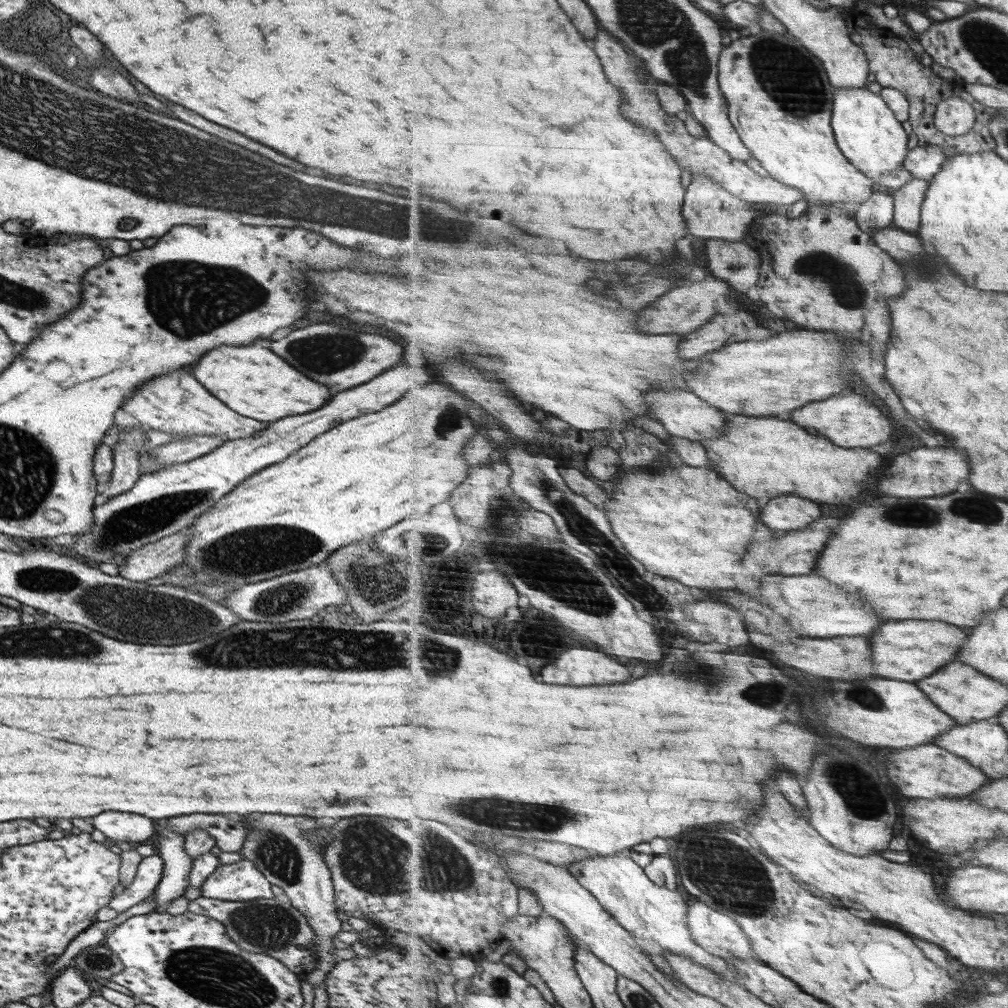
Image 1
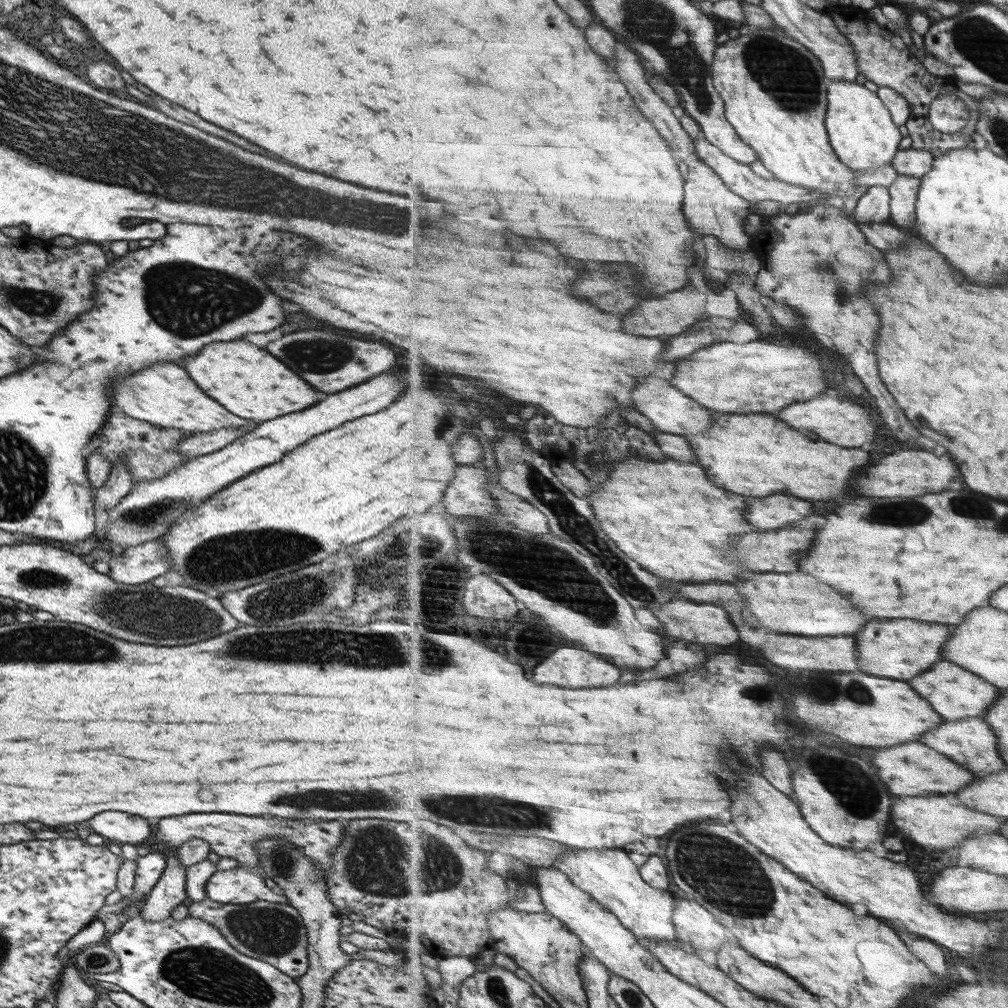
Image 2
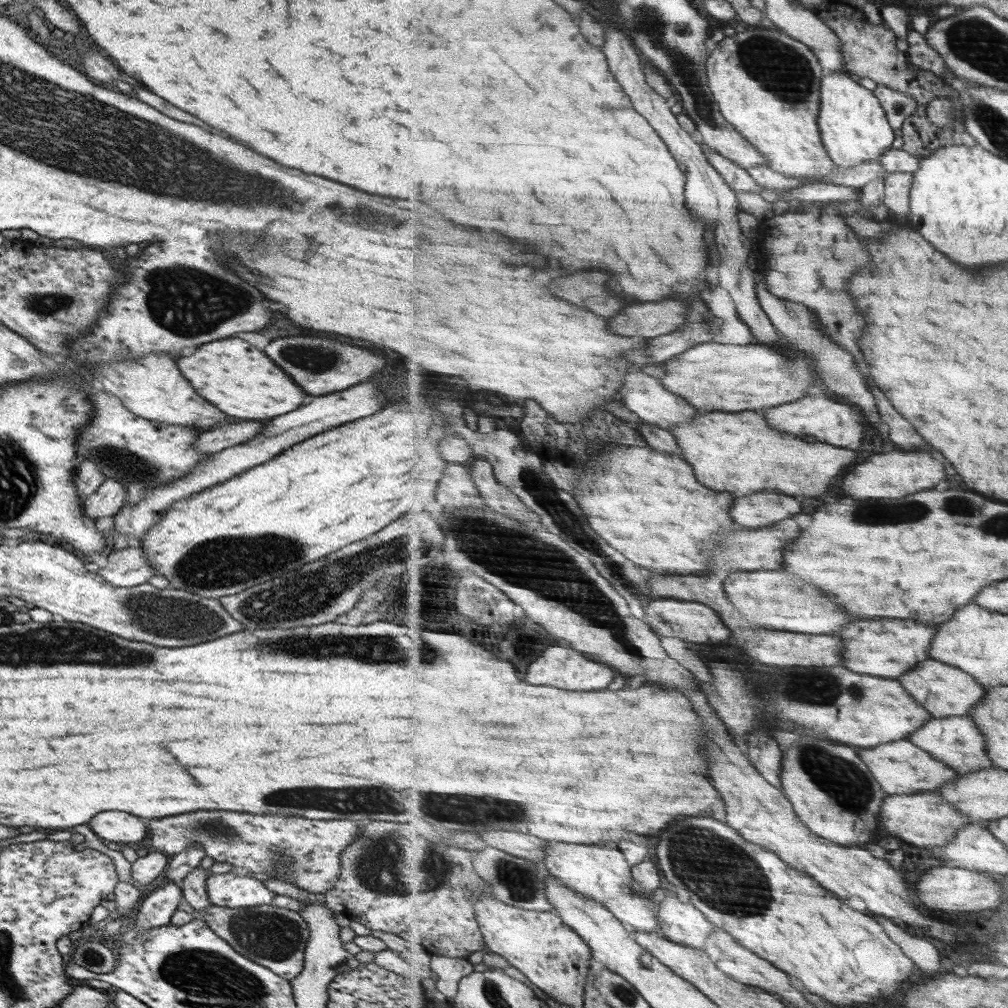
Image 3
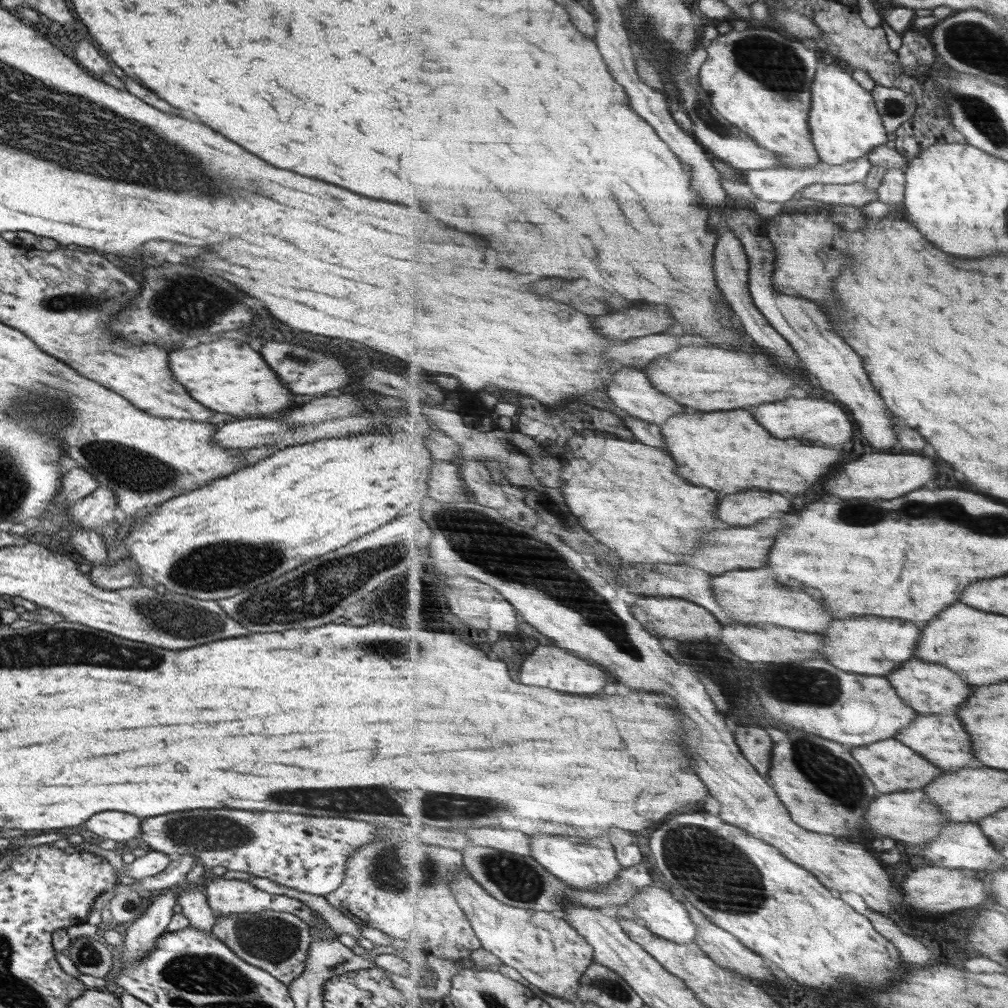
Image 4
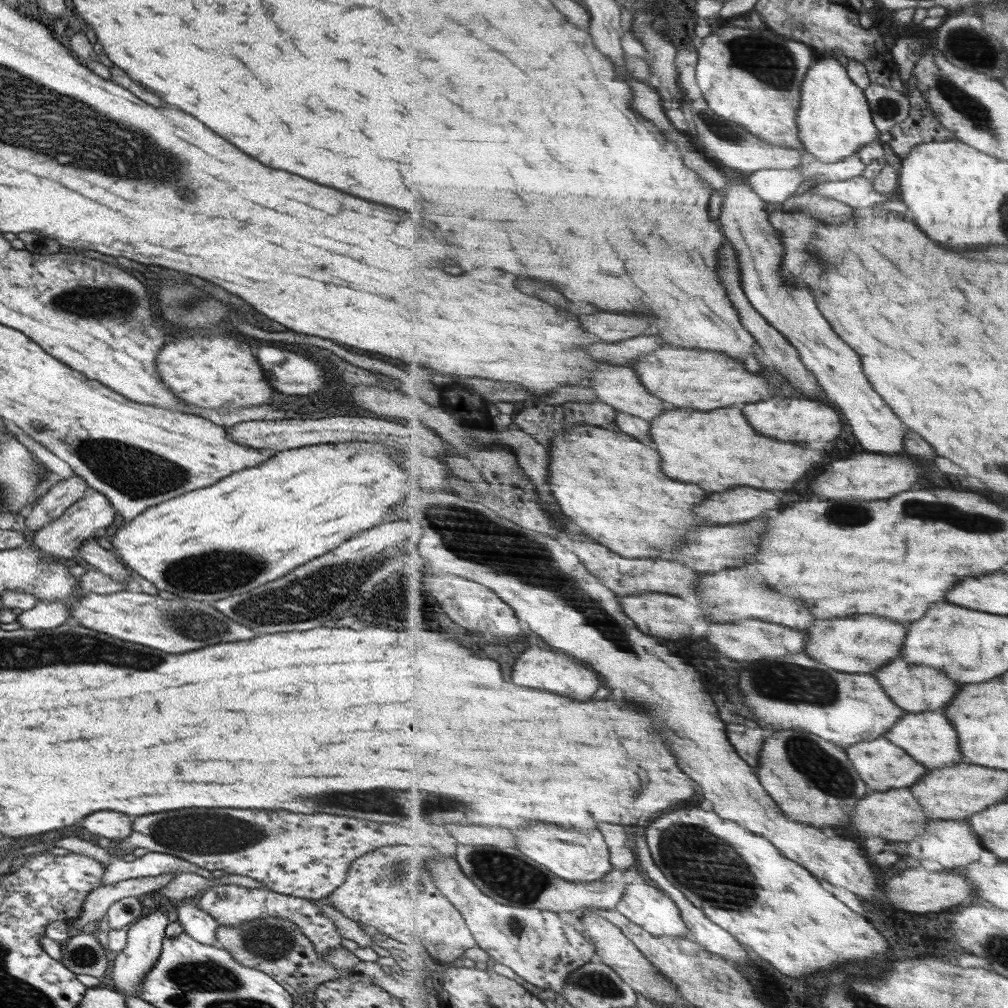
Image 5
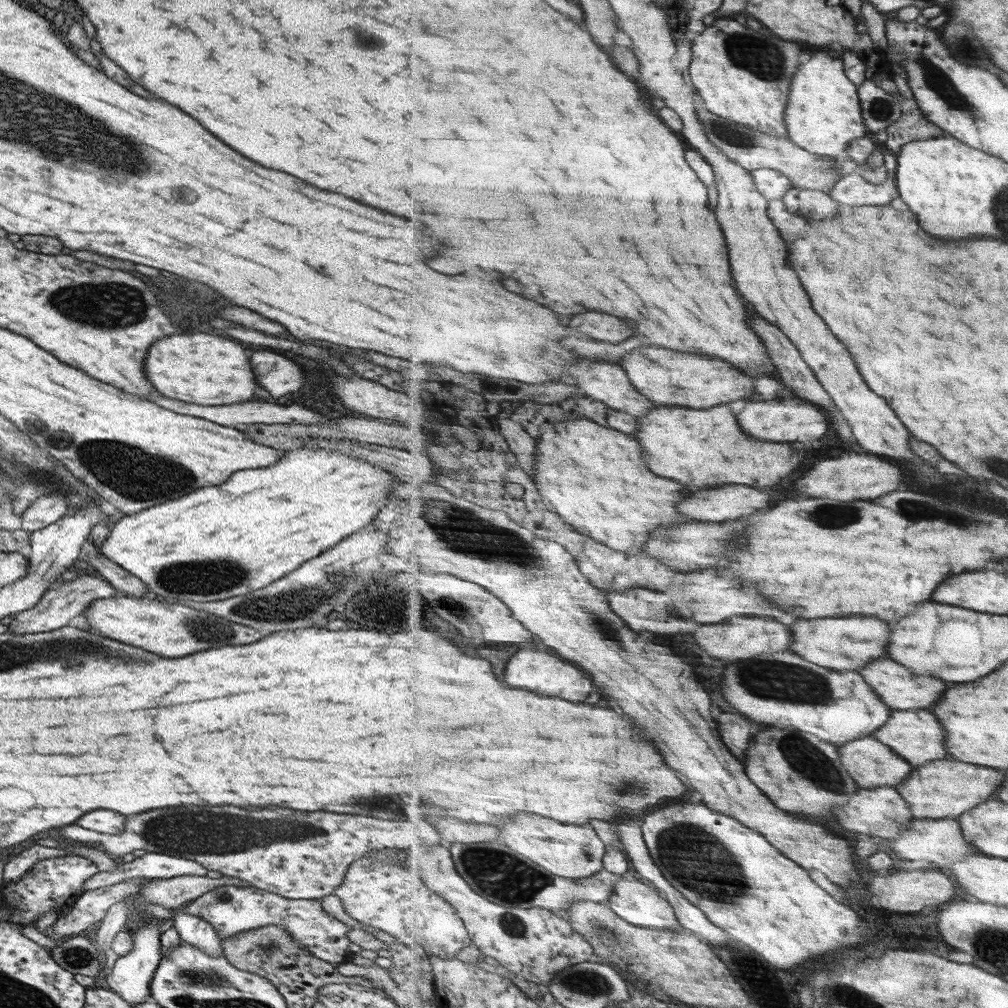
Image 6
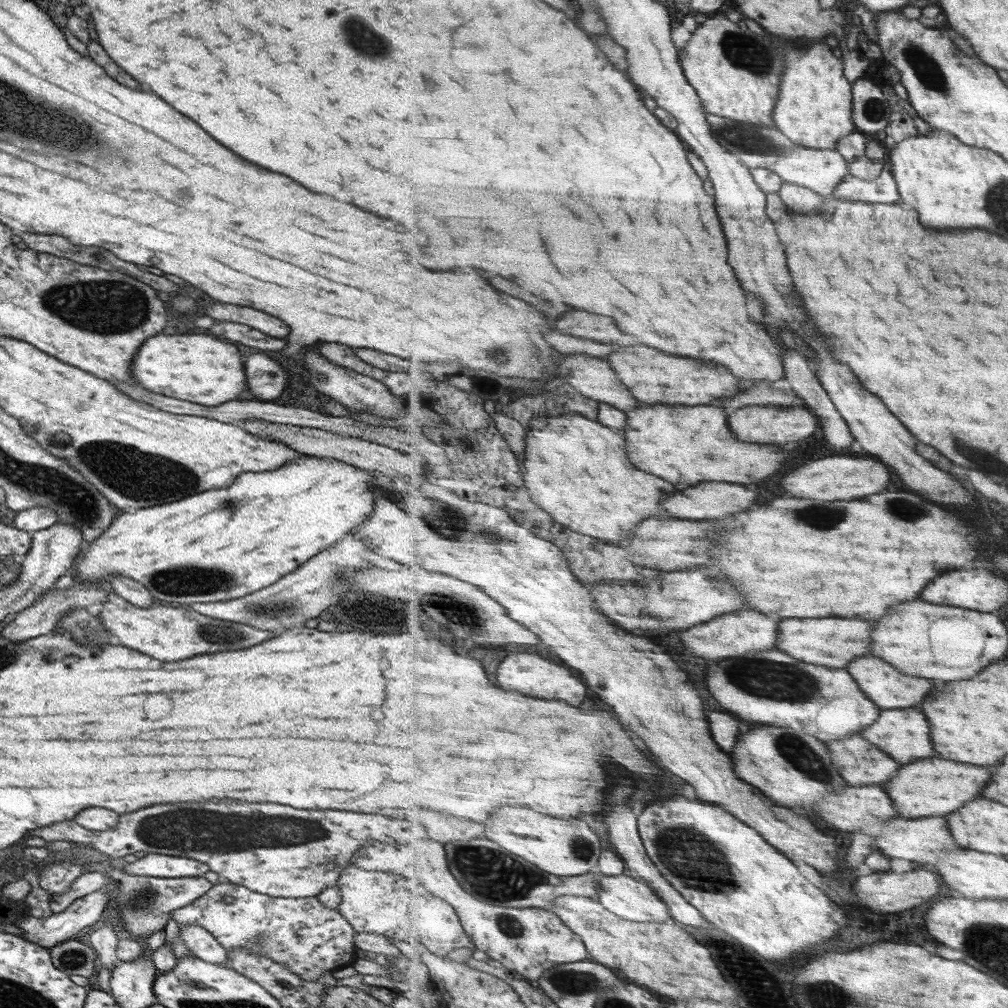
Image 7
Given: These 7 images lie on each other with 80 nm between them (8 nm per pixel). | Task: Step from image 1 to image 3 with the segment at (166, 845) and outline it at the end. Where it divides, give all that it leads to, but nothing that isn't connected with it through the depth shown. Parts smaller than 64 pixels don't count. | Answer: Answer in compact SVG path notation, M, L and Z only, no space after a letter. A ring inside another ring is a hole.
M163 881L148 889L139 902L139 912L133 917L133 930L143 934L157 926L167 926L174 910L182 903L179 882Z

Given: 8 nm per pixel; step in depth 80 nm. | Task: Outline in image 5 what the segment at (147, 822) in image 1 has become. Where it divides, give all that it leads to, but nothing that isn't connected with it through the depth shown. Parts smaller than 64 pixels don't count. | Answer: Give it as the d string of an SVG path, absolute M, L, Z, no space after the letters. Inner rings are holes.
M99 810L83 818L83 828L99 837L117 840L127 838L131 834L132 819L125 814L117 814L111 810Z

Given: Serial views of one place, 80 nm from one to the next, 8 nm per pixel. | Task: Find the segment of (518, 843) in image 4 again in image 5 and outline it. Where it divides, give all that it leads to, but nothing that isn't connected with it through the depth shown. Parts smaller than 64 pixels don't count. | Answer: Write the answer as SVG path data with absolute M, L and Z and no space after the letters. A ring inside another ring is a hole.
M450 822L445 826L457 838L458 843L473 846L495 846L496 848L517 849L515 836L505 827L487 825L463 825Z

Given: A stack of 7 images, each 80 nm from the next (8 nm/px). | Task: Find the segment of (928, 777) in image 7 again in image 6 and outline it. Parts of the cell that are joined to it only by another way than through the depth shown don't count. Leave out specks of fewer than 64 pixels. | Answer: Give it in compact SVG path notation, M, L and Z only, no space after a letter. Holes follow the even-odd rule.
M935 760L917 766L908 778L897 787L906 801L912 806L914 818L917 819L957 819L962 814L977 808L981 802L987 802L995 798L993 794L1001 788L1001 784L1007 780L1007 772L985 768L985 766L973 766L957 760Z

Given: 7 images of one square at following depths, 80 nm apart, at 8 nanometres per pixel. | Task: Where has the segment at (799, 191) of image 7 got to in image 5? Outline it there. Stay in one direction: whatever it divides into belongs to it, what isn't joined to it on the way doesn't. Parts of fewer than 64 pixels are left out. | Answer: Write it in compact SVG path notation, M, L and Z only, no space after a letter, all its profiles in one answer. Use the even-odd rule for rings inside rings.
M806 191L799 196L793 195L782 206L787 212L811 214L816 221L821 218L831 224L841 224L851 220L851 212L854 212L853 207L812 191Z

